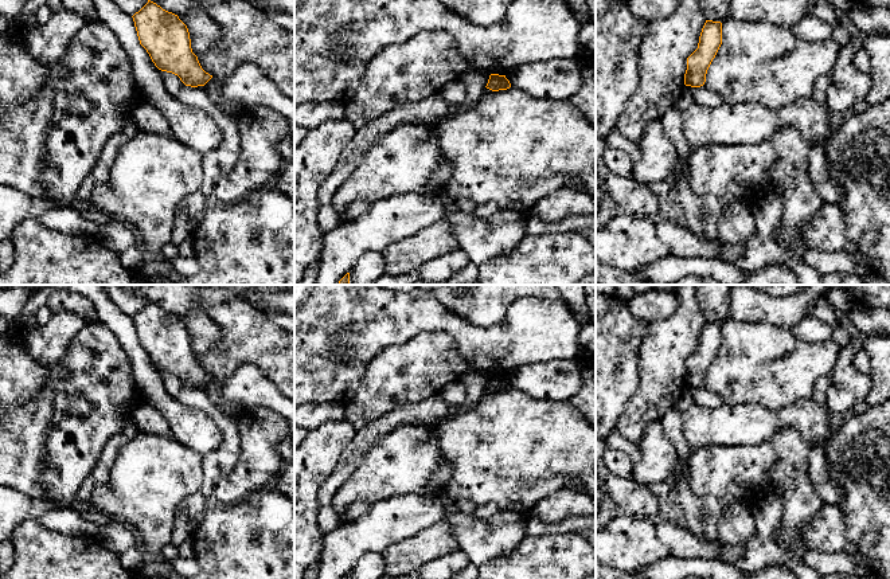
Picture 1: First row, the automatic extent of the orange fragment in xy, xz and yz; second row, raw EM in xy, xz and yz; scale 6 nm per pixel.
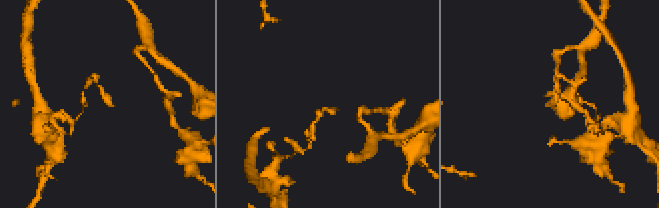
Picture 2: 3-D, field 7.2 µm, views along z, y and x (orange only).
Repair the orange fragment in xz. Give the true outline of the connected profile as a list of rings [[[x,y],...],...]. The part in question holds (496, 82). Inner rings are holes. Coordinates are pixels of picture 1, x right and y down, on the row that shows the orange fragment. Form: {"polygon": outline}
{"polygon": [[[491,74],[485,87],[492,90],[492,91],[499,91],[499,90],[510,89],[511,83],[505,78],[505,75]]]}

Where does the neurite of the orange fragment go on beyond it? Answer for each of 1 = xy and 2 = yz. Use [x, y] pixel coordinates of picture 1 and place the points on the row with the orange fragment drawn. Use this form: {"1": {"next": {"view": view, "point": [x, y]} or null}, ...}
{"1": {"next": null}, "2": {"next": null}}

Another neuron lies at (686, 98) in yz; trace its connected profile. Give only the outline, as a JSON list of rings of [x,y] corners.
[[[684,86],[683,93],[682,93],[680,97],[675,101],[674,106],[675,106],[679,112],[684,112],[690,105],[694,103],[692,89],[694,89],[694,87],[691,87],[691,86]]]

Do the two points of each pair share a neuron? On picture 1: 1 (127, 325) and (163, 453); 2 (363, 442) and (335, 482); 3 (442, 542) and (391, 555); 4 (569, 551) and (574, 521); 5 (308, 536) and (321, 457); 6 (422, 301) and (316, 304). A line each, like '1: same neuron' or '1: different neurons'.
1: different neurons
2: same neuron
3: same neuron
4: different neurons
5: same neuron
6: same neuron

